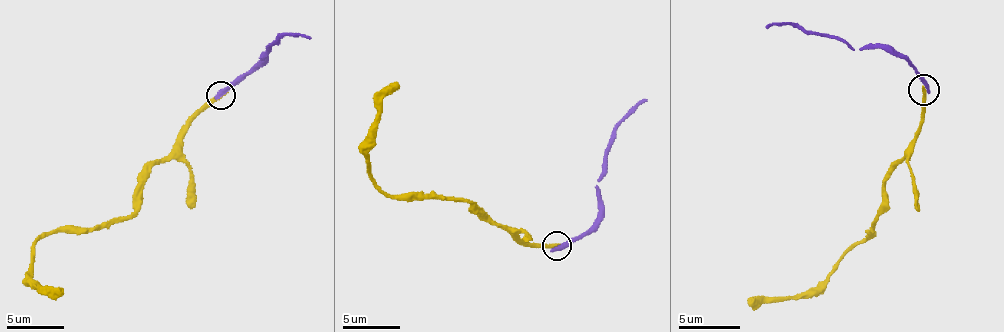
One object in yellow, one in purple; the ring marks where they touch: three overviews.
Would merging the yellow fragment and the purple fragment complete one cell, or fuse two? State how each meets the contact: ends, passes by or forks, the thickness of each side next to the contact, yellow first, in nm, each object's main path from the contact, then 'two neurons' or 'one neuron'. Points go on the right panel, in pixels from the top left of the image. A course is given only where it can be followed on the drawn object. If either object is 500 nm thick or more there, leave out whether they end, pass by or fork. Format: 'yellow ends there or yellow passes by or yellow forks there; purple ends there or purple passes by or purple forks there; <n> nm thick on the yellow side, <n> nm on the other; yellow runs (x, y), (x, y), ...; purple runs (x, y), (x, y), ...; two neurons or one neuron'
yellow ends there; purple ends there; 320 nm thick on the yellow side, 420 nm on the other; yellow runs (923, 90), (917, 143), (889, 170), (886, 208), (873, 220), (873, 232), (821, 288), (746, 304); purple runs (926, 90), (923, 77), (886, 47), (852, 50), (842, 40), (802, 31), (793, 25), (765, 28); two neurons

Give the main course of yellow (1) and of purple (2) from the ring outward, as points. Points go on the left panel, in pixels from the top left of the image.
1: (221, 96), (149, 170), (141, 204), (129, 216), (95, 227), (58, 227), (35, 245), (32, 279), (60, 293)
2: (221, 96), (284, 35), (310, 38)

